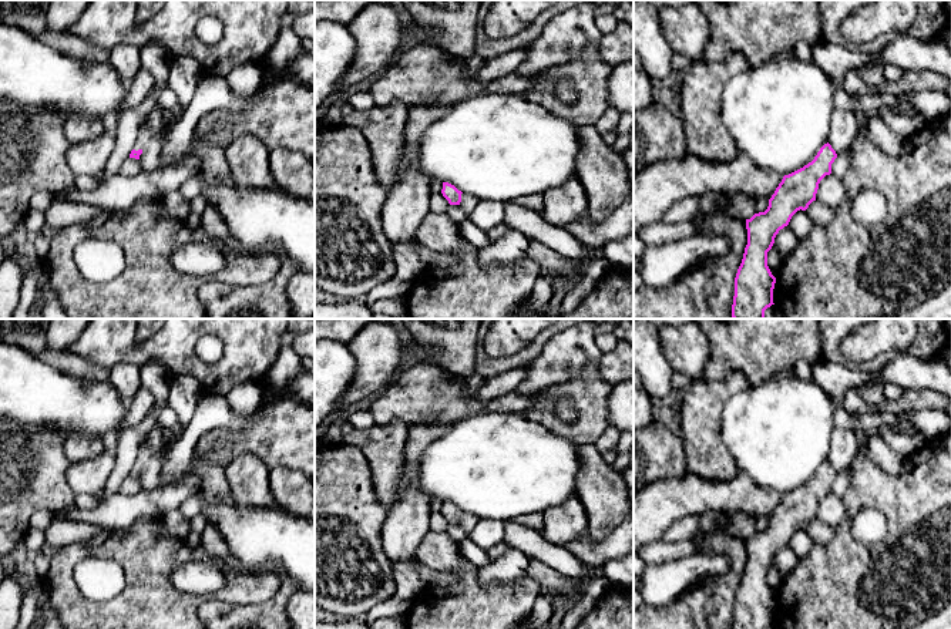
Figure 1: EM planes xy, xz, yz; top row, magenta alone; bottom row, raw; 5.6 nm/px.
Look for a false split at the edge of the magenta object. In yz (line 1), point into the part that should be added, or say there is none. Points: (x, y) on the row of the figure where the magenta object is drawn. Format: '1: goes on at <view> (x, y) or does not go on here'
1: does not go on here

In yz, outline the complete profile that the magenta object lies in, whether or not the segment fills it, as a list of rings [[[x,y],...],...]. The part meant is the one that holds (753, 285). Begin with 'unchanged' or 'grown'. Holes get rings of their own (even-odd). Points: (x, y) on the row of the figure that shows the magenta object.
unchanged | [[[824,144],[811,162],[783,176],[765,212],[746,219],[747,245],[735,278],[733,319],[765,319],[765,310],[774,305],[776,278],[767,266],[767,252],[792,216],[816,201],[819,184],[831,174],[836,158],[831,145]]]

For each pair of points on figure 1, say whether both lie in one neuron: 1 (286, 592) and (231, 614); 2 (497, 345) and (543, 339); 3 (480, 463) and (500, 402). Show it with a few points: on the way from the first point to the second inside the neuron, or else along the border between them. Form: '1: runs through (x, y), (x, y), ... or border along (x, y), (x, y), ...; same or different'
1: runs through (272, 606), (265, 614), (245, 614); same
2: border along (540, 333), (514, 353), (501, 356); different
3: border along (524, 413), (476, 411), (464, 419); different

